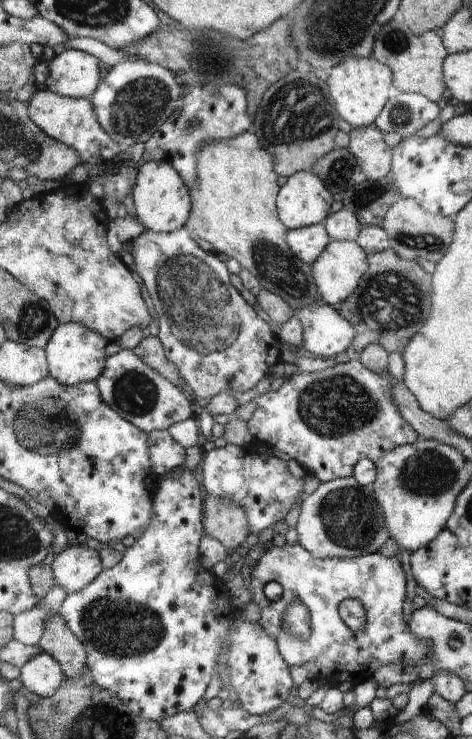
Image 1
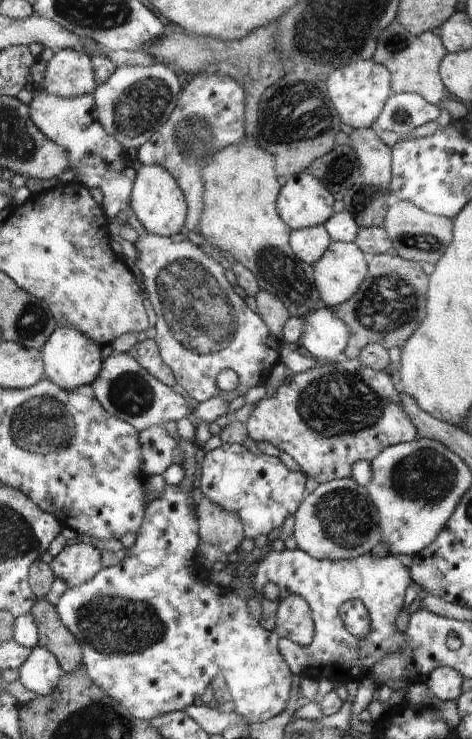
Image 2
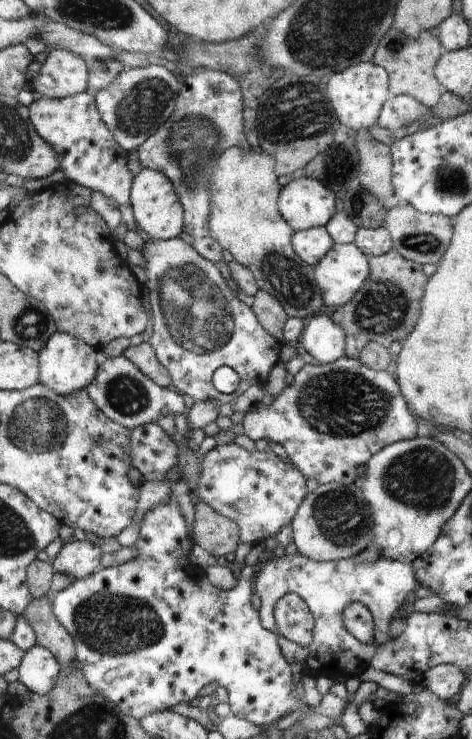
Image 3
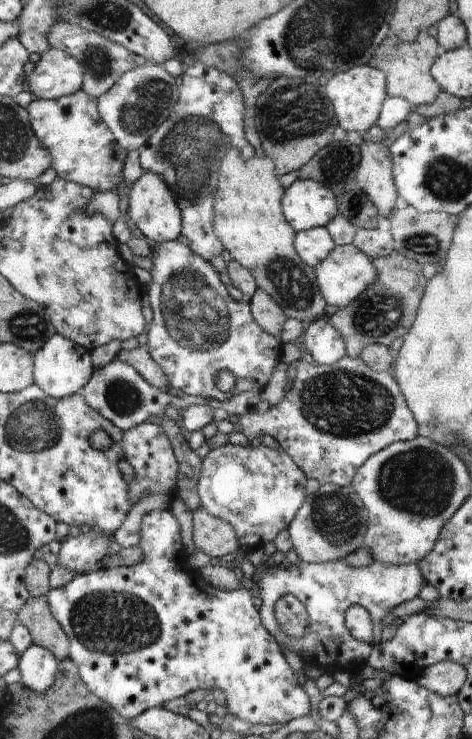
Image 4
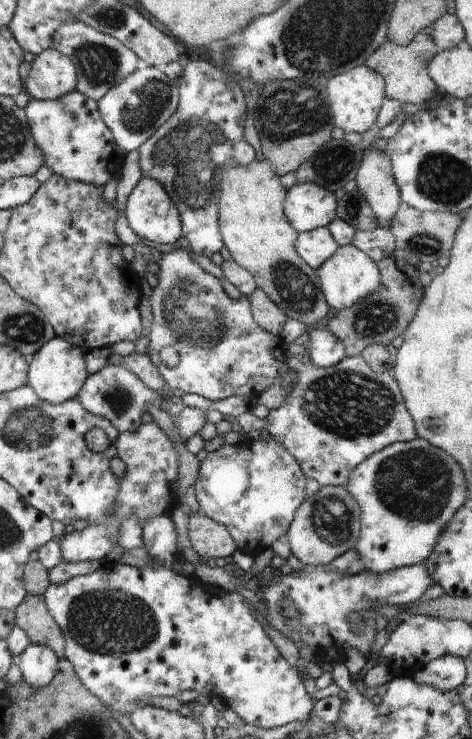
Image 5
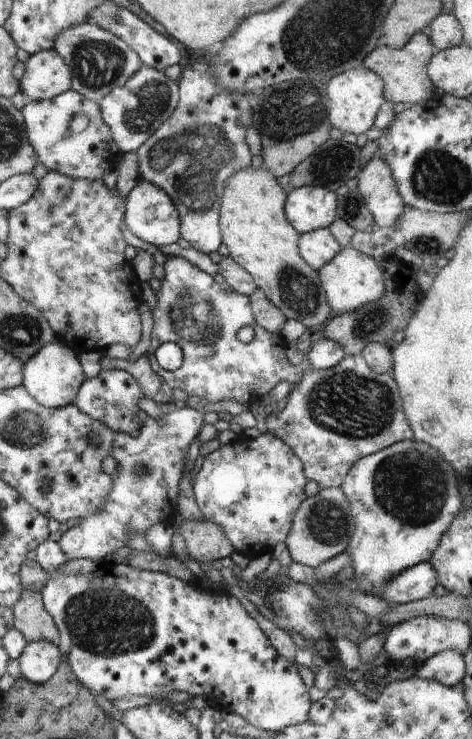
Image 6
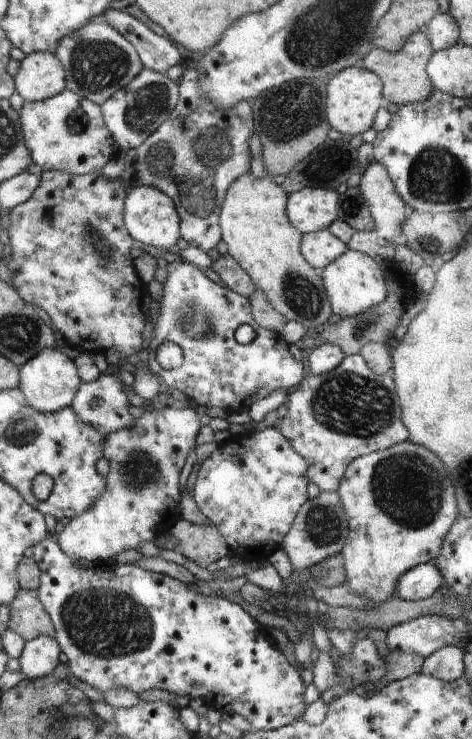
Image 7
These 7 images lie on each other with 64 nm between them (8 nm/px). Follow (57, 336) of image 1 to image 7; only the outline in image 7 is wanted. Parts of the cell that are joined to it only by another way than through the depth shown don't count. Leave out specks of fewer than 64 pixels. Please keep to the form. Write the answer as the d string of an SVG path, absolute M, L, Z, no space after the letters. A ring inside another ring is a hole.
M50 348L21 368L21 388L28 398L28 404L44 414L56 414L73 407L84 384L77 362L61 348Z

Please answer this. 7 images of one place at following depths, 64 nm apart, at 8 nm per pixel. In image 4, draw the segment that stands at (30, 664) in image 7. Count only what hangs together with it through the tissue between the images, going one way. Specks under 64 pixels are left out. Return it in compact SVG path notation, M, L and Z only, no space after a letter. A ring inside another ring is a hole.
M34 644L21 656L20 669L24 684L45 693L57 683L61 661L49 648Z

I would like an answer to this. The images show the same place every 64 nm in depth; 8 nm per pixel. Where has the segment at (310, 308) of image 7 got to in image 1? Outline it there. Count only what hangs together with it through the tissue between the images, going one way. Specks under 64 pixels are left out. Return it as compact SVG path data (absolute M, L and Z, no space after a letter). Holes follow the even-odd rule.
M253 129L233 136L232 139L217 140L206 143L198 154L198 187L190 190L191 211L186 226L191 228L195 238L206 240L214 246L216 253L224 252L226 256L236 258L243 268L259 278L262 288L277 294L285 300L294 311L298 312L309 304L320 300L316 281L313 279L312 266L302 262L289 247L286 240L288 228L278 220L276 212L276 194L278 182L272 170L272 154L260 146Z

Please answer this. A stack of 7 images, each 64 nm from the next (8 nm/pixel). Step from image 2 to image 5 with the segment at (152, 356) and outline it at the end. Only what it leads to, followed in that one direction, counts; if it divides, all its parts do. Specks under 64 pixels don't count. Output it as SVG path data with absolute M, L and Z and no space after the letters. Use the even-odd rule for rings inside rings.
M134 351L126 356L115 354L110 357L109 364L112 365L115 361L132 371L149 389L157 391L166 385L163 376L146 353Z

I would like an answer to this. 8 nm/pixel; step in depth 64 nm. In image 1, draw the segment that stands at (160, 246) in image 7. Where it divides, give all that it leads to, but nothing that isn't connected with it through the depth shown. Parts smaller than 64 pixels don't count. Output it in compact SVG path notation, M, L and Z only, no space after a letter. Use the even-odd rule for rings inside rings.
M144 161L137 168L136 184L133 187L135 216L146 229L169 233L186 226L191 211L189 188L169 162Z

